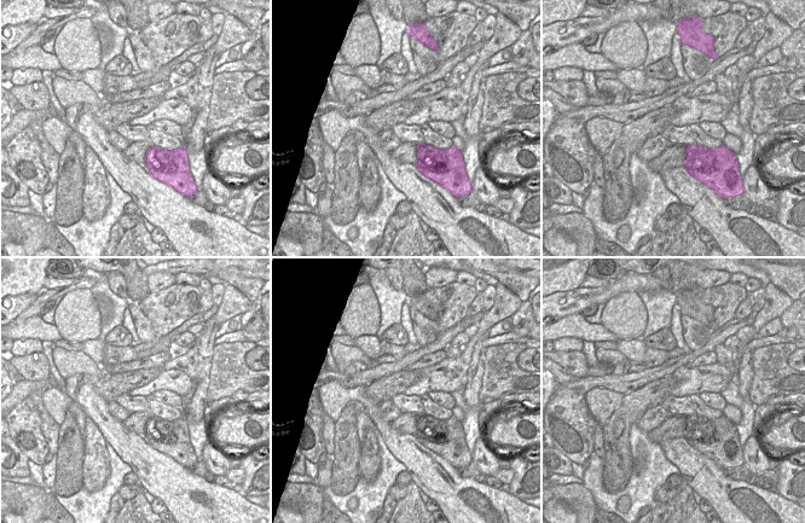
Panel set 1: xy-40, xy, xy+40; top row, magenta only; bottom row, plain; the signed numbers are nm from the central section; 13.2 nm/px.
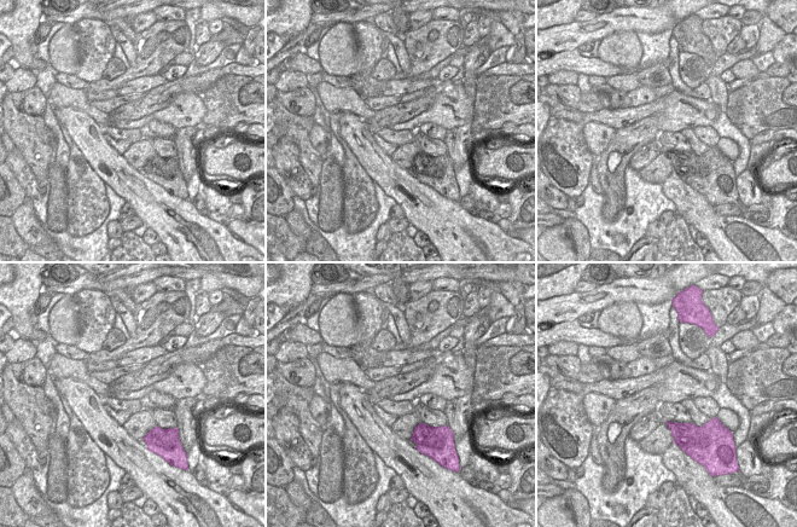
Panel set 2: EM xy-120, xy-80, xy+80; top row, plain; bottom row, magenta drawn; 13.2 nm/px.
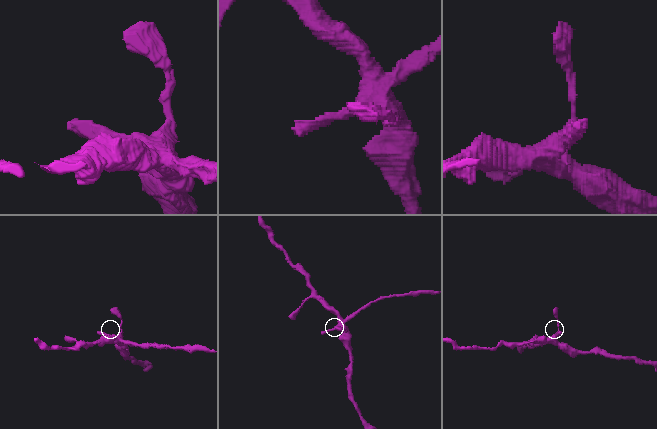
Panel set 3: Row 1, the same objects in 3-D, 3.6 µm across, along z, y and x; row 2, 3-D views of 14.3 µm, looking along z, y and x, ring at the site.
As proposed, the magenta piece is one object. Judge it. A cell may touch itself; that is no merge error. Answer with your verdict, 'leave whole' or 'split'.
split

